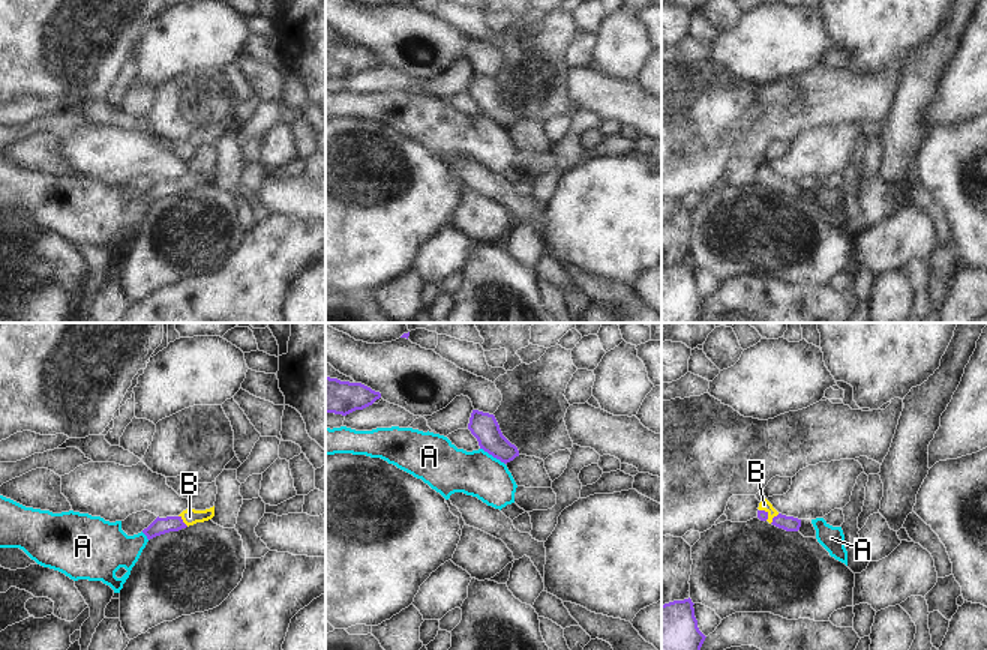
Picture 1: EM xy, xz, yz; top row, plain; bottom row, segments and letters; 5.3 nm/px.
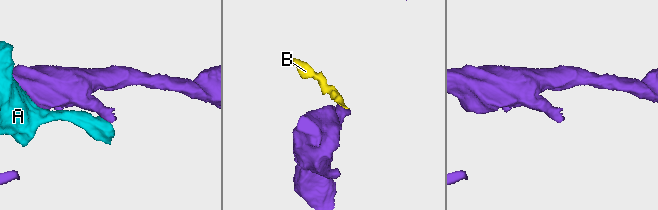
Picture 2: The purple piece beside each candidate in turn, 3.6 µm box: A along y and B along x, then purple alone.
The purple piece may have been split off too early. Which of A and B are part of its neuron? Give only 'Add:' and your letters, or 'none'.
Add: B

